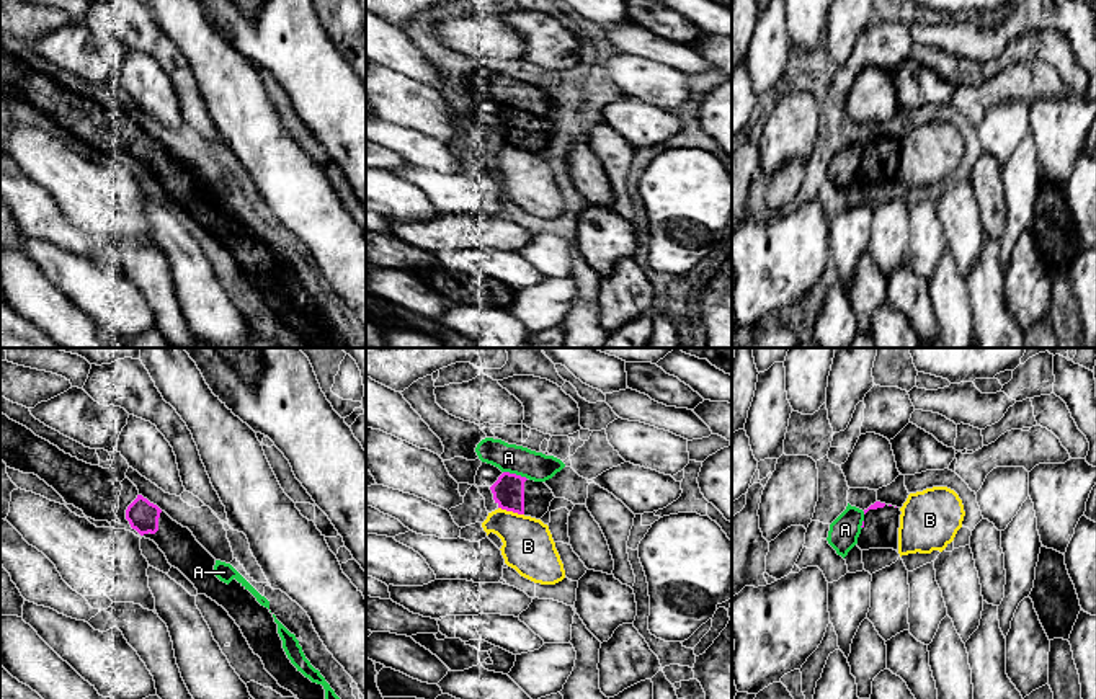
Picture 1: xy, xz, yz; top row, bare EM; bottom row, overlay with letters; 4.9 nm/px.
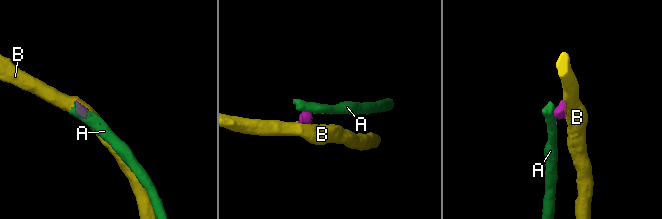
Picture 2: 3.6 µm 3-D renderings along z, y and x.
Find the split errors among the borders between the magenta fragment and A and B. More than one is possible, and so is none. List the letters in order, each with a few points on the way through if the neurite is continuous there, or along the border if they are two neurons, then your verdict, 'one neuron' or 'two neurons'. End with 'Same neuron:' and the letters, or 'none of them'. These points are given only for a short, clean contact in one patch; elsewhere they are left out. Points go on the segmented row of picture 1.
A: two neurons
B: two neurons
Same neuron: none of them

